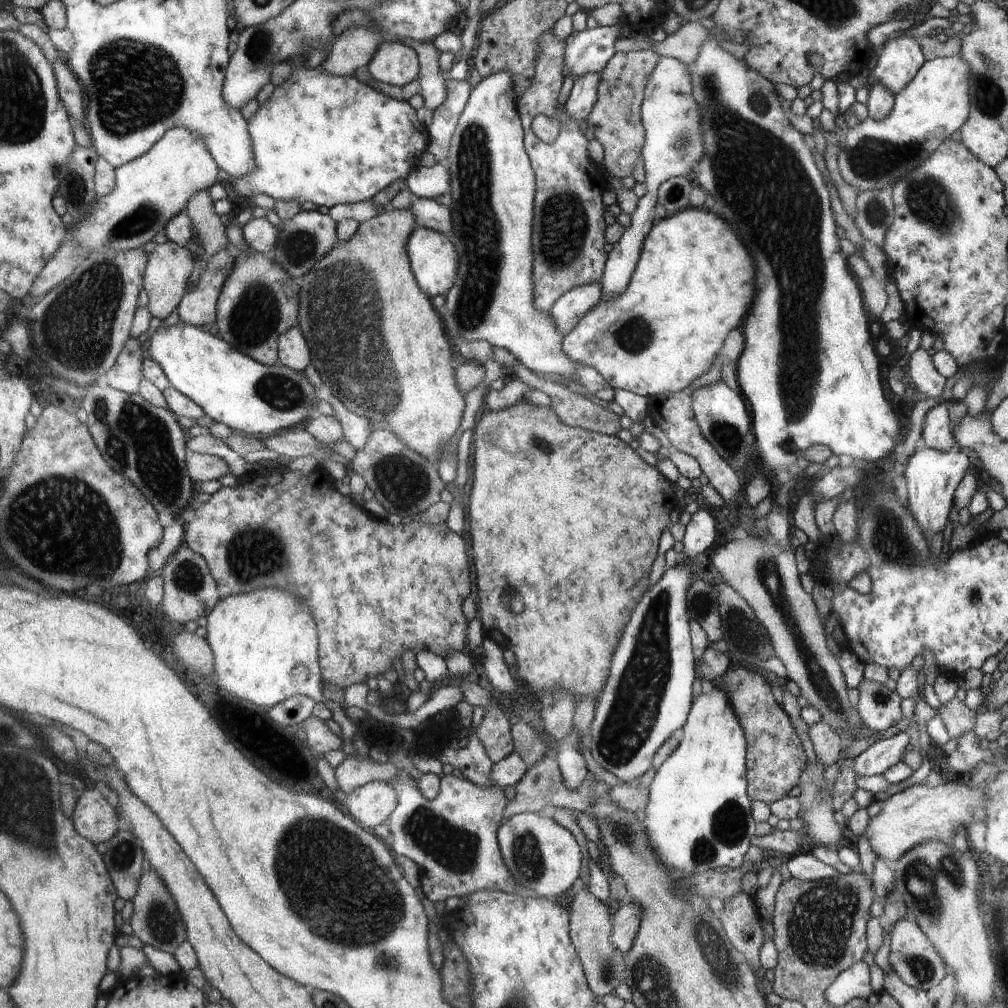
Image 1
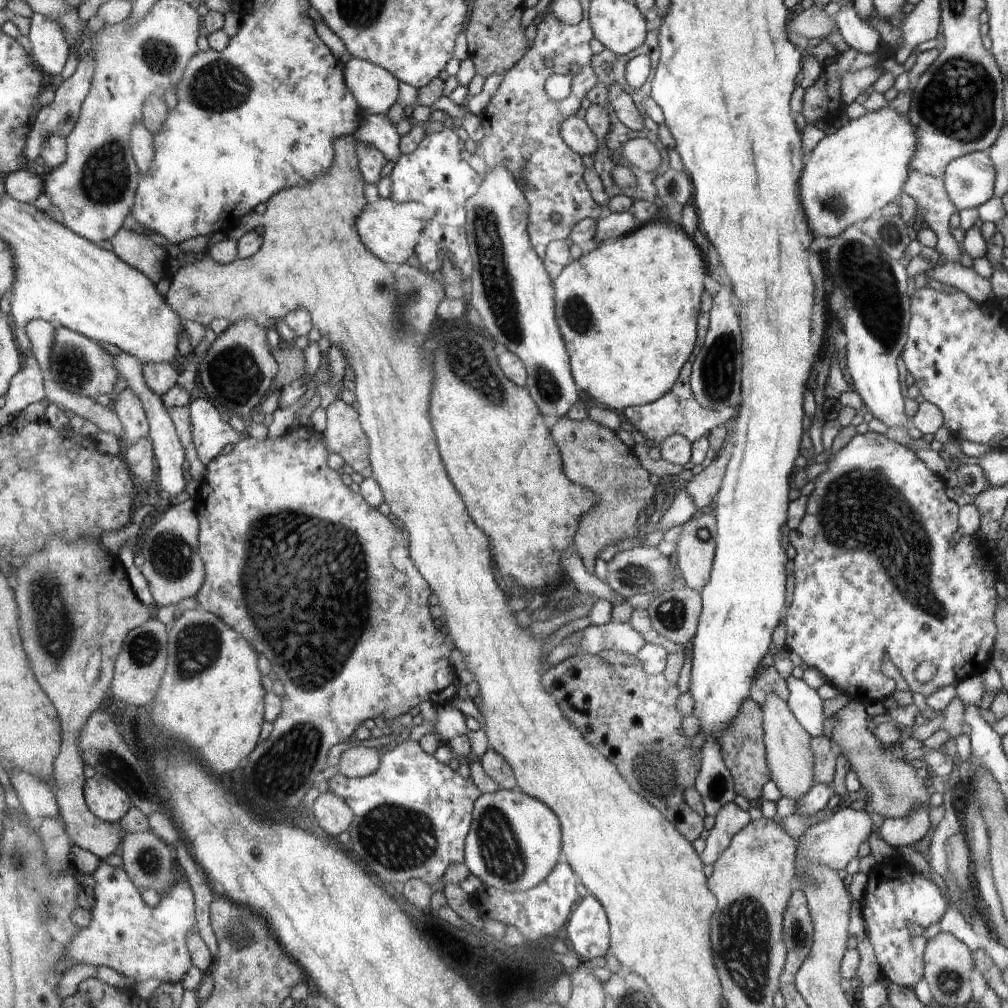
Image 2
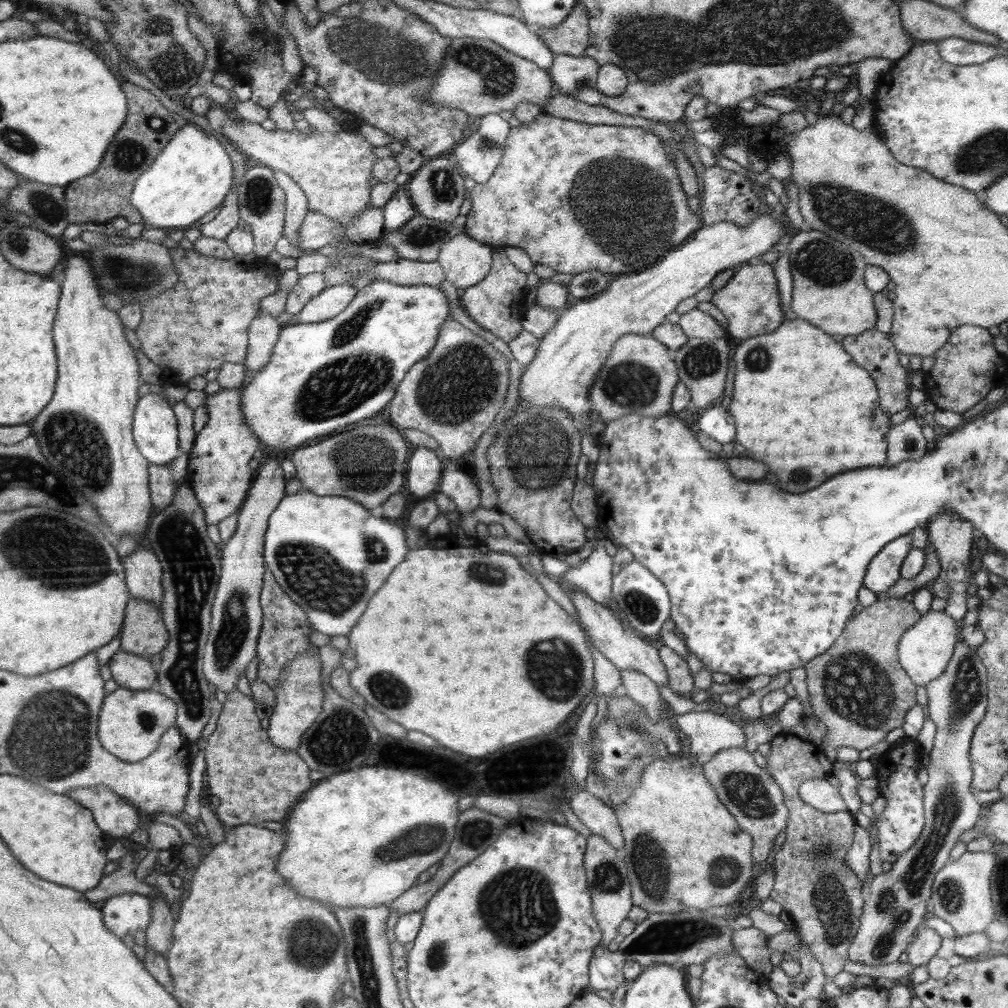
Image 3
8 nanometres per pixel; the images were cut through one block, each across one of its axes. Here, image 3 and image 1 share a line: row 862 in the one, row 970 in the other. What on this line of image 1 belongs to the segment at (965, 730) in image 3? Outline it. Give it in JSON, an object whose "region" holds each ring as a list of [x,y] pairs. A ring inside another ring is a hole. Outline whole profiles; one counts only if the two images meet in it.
{"region":[[[904,918],[896,921],[889,929],[888,935],[890,935],[891,948],[889,964],[908,986],[927,991],[937,984],[940,985],[942,979],[948,974],[946,965],[931,940],[920,930],[914,920]]]}

